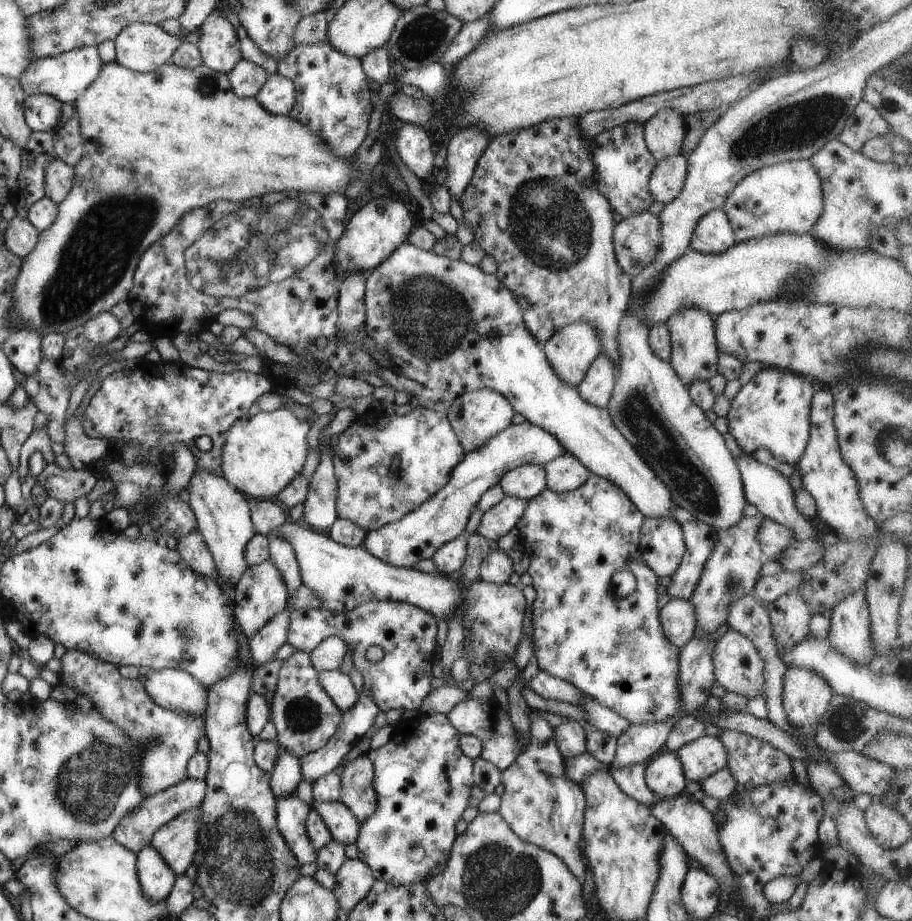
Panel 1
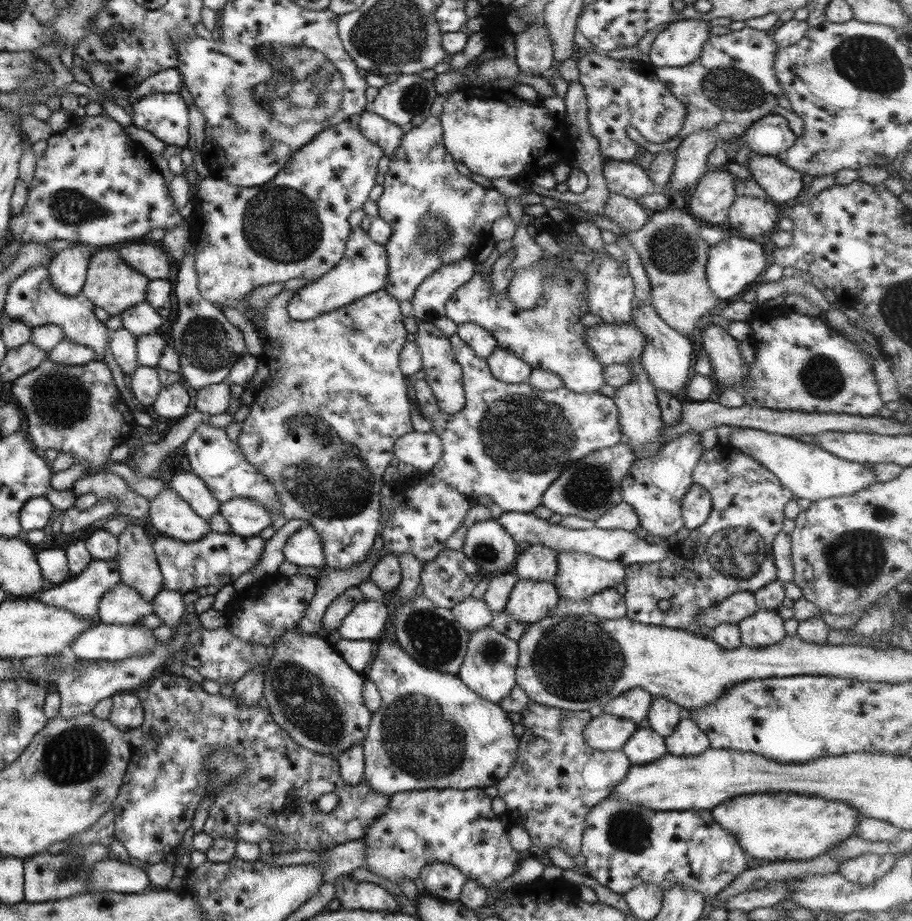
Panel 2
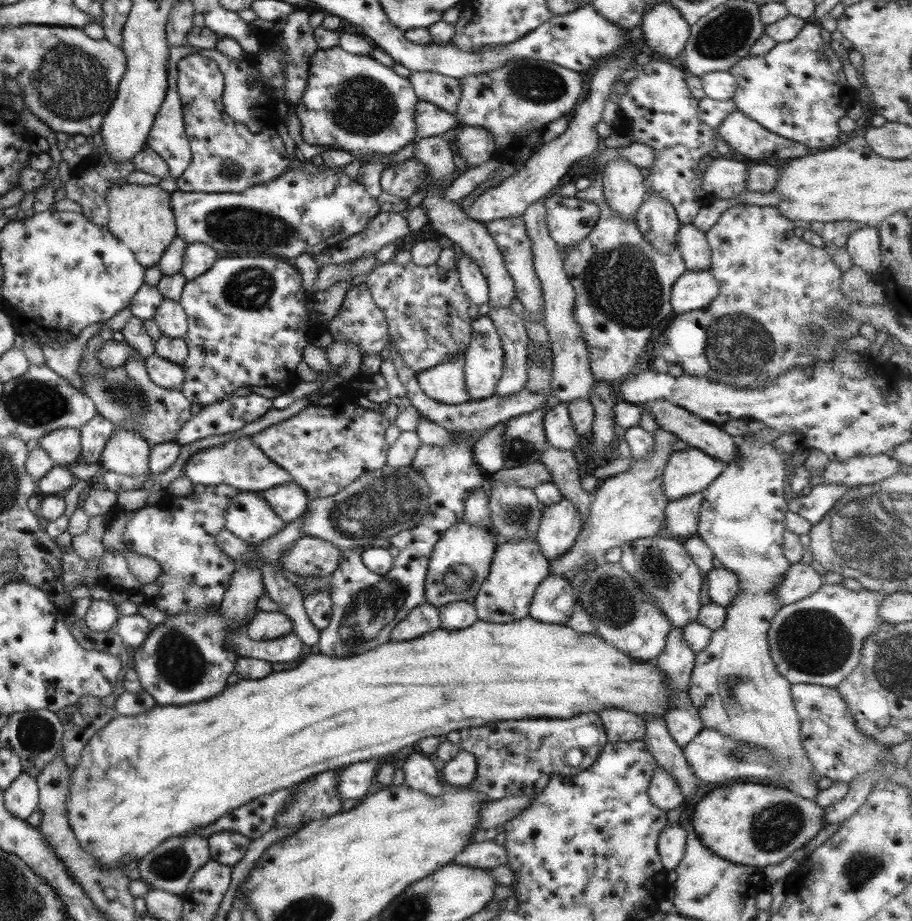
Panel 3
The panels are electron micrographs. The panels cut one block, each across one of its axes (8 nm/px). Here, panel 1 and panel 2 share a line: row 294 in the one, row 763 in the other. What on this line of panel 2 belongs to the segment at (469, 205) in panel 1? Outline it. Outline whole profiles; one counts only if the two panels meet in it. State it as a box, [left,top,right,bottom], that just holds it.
[494,701,631,857]

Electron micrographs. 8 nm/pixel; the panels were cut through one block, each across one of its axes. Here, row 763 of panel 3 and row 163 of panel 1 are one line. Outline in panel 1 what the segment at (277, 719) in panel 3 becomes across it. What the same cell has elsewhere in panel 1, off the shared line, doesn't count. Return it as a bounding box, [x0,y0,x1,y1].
[9,61,373,337]

